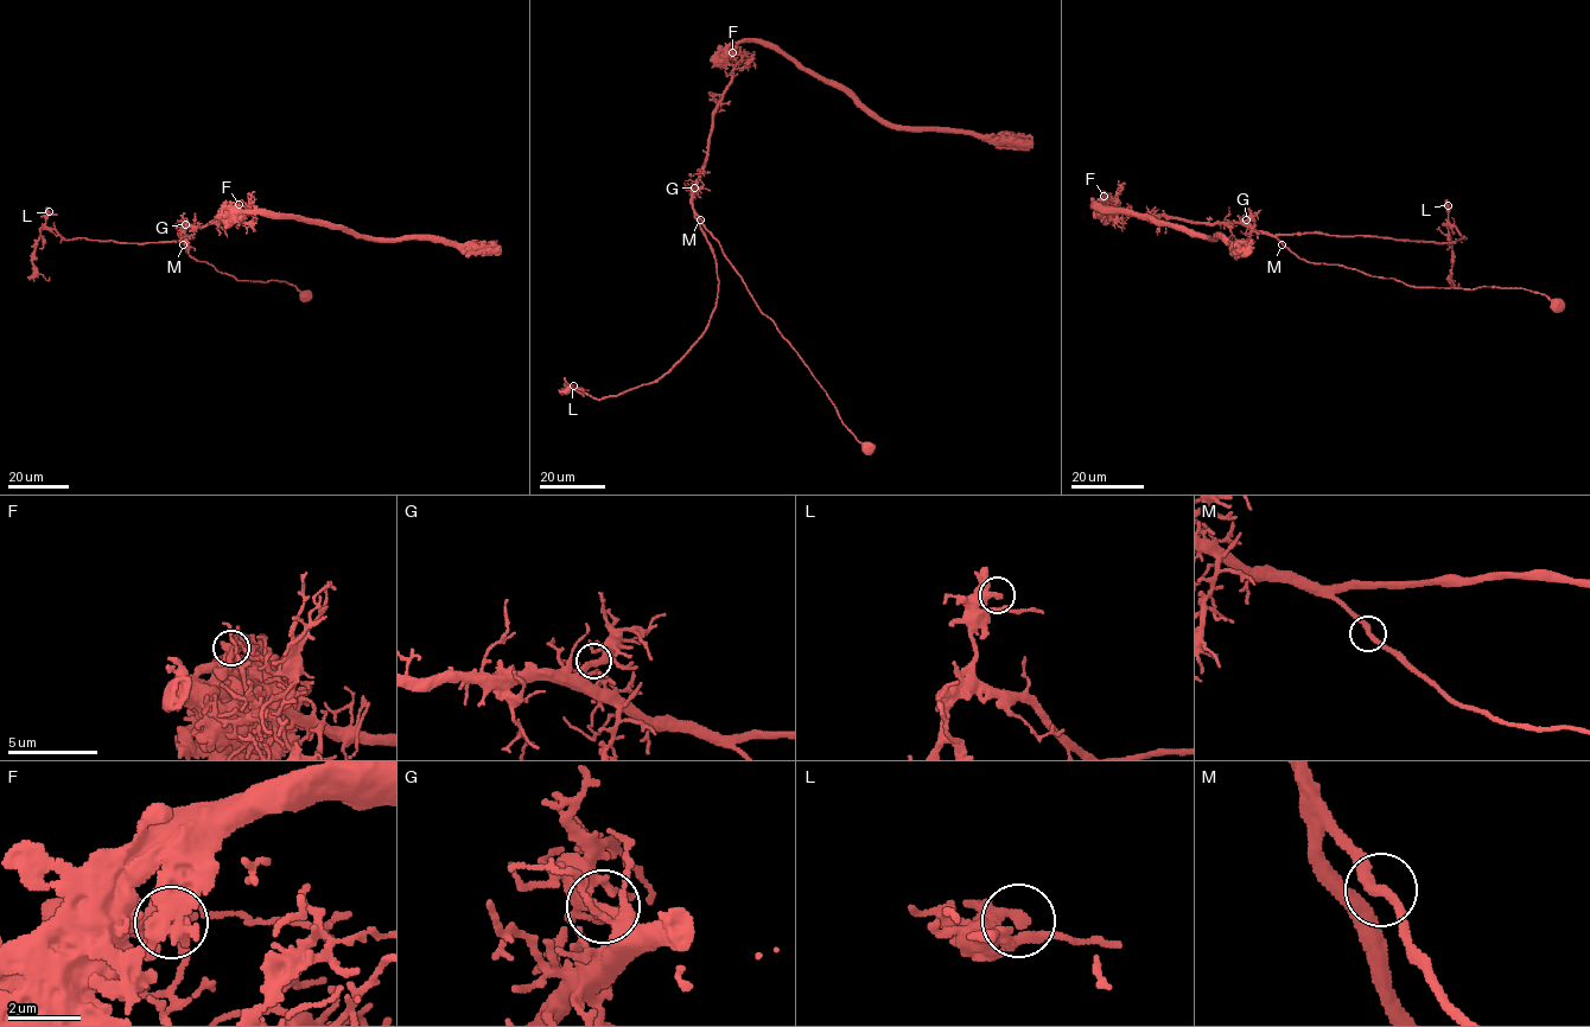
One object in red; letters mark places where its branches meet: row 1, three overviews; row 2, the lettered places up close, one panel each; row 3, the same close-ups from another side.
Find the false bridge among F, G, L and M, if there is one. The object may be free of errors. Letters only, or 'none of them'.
F

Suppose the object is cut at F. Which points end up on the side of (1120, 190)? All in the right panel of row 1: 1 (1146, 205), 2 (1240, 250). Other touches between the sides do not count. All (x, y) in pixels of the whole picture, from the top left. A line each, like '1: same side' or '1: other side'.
1: same side
2: other side

